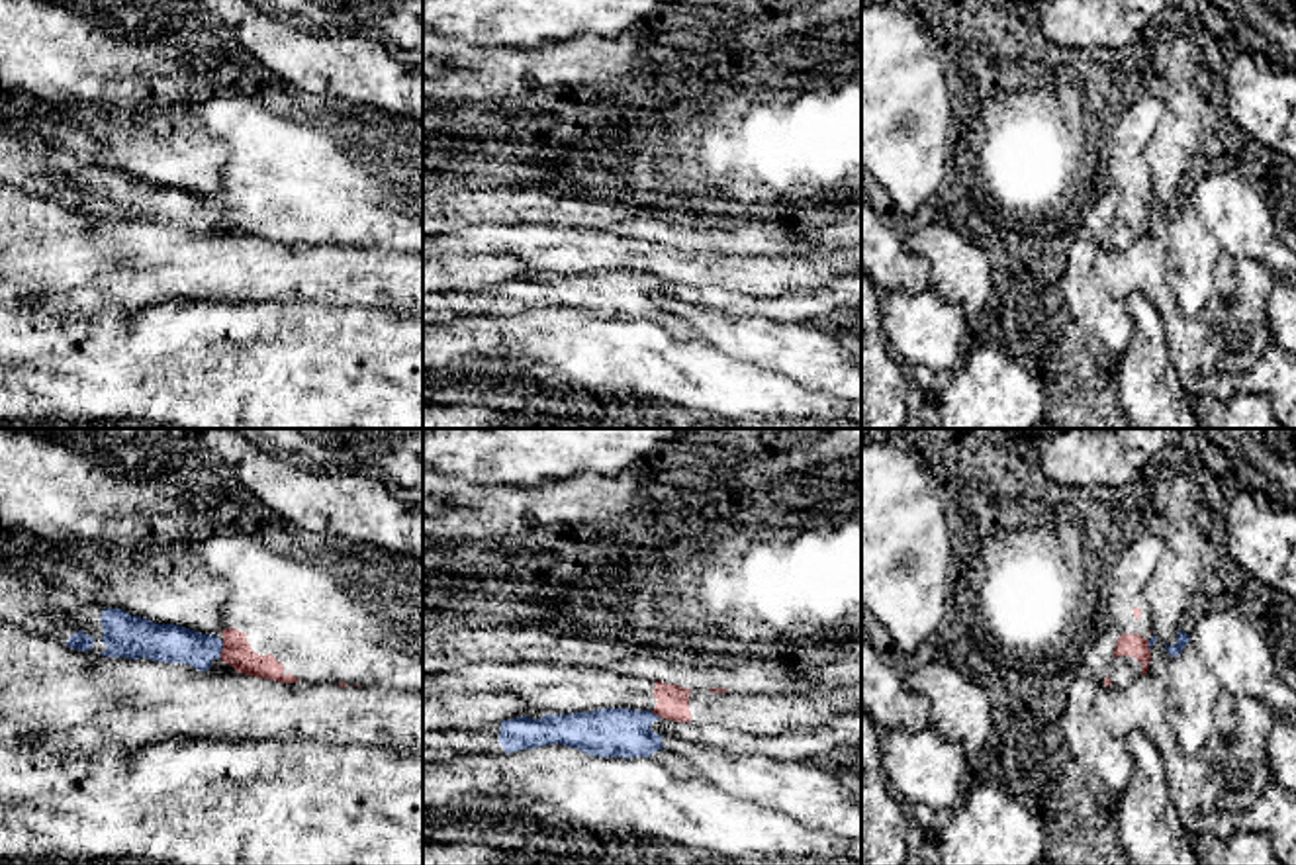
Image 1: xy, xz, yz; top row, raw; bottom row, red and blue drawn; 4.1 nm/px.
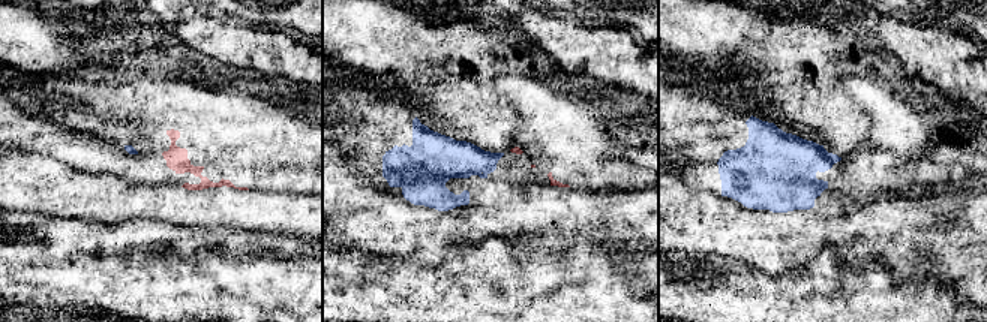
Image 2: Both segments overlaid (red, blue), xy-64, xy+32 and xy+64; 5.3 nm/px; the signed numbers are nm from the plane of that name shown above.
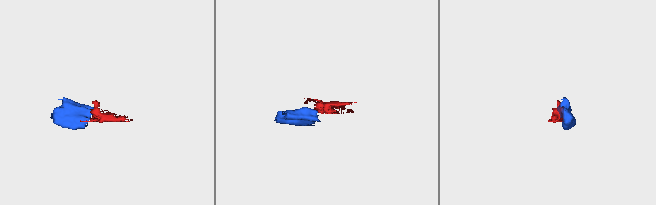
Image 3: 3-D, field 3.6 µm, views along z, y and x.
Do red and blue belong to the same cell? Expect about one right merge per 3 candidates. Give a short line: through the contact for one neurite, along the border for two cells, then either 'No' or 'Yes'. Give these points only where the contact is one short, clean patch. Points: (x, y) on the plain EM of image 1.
Line: xy (224, 202), (220, 220). No

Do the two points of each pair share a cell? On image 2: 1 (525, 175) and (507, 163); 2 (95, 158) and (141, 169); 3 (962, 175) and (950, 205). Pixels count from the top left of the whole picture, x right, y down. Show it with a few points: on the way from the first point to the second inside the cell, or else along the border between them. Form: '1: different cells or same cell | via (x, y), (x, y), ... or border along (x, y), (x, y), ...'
1: same cell | via (521, 174), (512, 168)
2: same cell | via (107, 158), (129, 166)
3: different cells | border along (971, 181), (945, 183), (942, 186)

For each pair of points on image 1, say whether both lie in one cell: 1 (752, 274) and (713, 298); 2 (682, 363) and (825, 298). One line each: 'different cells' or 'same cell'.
1: different cells
2: different cells

